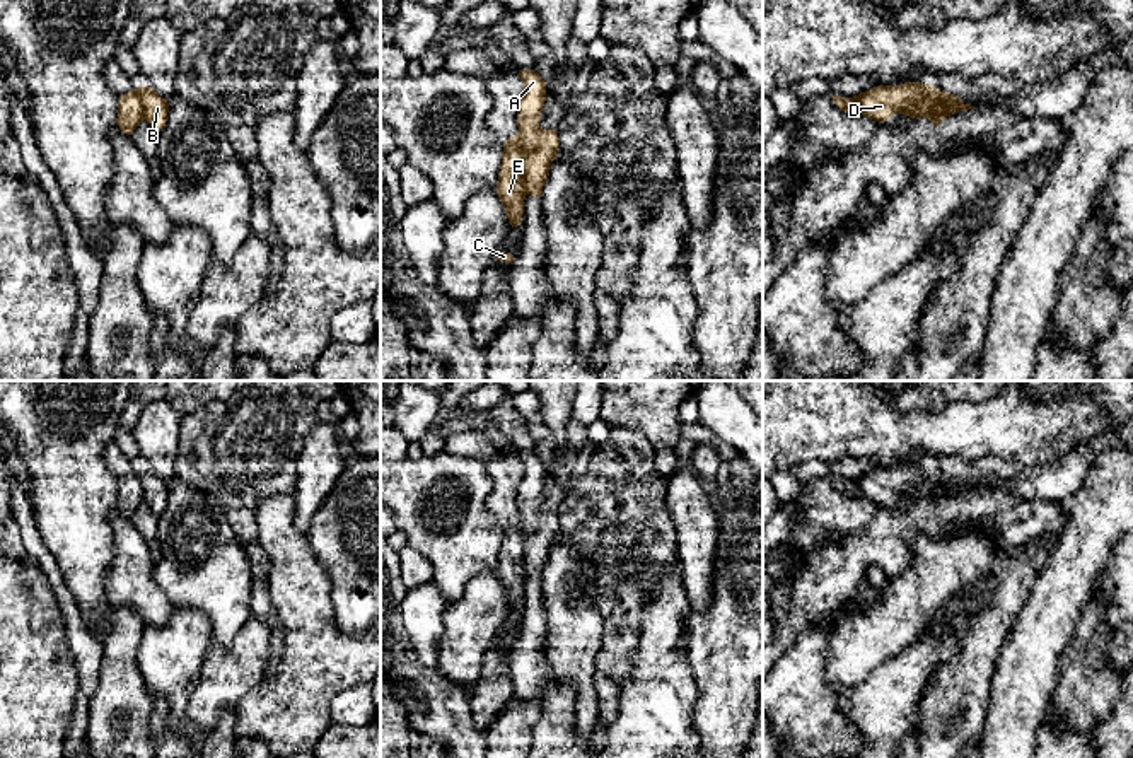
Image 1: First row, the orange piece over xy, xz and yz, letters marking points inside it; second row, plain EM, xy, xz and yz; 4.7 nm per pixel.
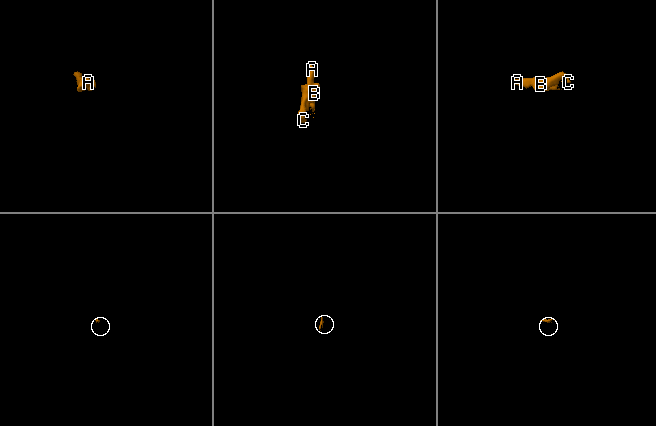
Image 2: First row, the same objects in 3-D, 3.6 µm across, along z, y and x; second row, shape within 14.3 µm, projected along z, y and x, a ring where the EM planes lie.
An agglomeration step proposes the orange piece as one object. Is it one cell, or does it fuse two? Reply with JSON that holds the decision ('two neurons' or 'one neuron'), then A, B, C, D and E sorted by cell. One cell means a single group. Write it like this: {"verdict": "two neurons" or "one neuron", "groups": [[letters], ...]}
{"verdict": "two neurons", "groups": [["A", "B", "D"], ["C", "E"]]}

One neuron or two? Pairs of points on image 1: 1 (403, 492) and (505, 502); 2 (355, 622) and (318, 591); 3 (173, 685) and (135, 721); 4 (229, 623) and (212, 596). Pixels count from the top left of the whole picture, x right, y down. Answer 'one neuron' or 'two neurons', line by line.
1: two neurons
2: two neurons
3: two neurons
4: one neuron

